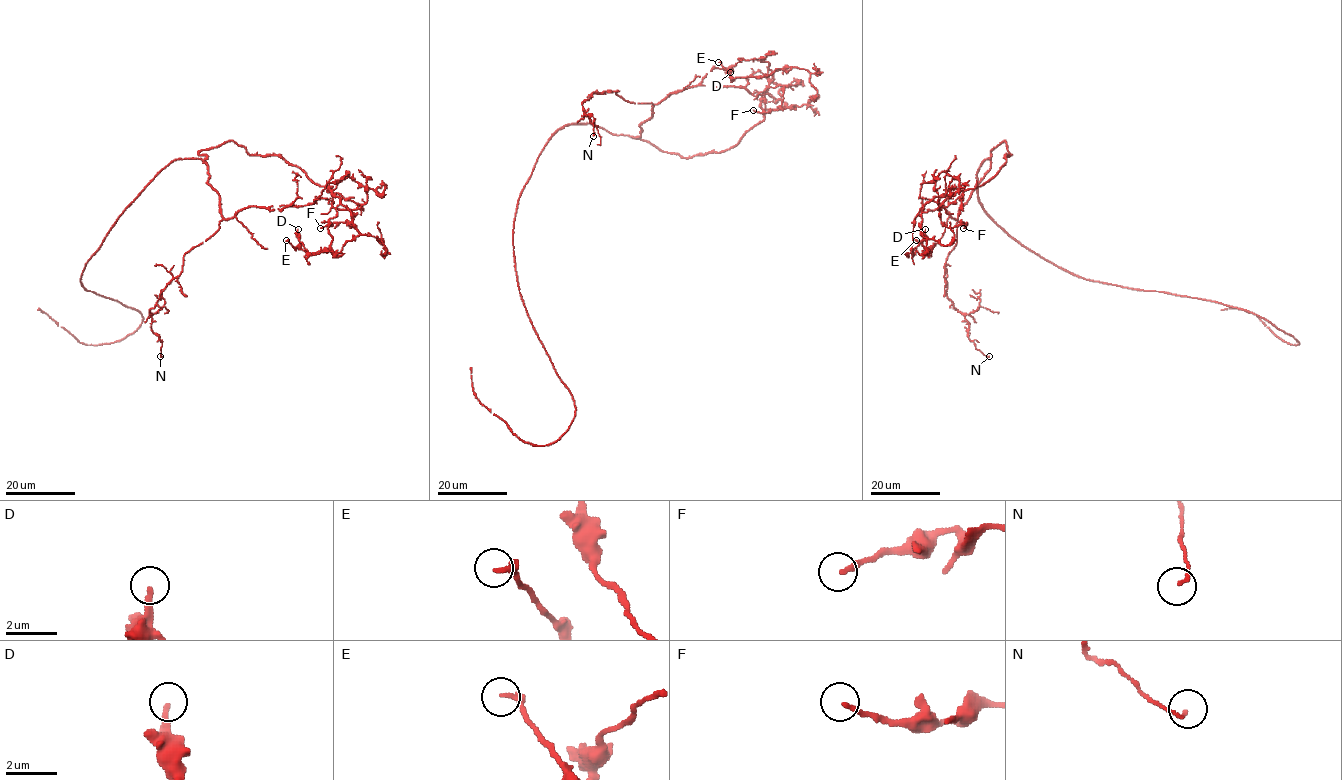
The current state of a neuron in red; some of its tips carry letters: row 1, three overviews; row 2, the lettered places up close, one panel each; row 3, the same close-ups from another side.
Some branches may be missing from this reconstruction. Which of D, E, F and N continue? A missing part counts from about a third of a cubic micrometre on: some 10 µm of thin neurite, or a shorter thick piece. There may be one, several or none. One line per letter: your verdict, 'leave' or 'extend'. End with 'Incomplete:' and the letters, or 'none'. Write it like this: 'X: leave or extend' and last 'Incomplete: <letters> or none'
D: leave
E: leave
F: leave
N: leave
Incomplete: none

